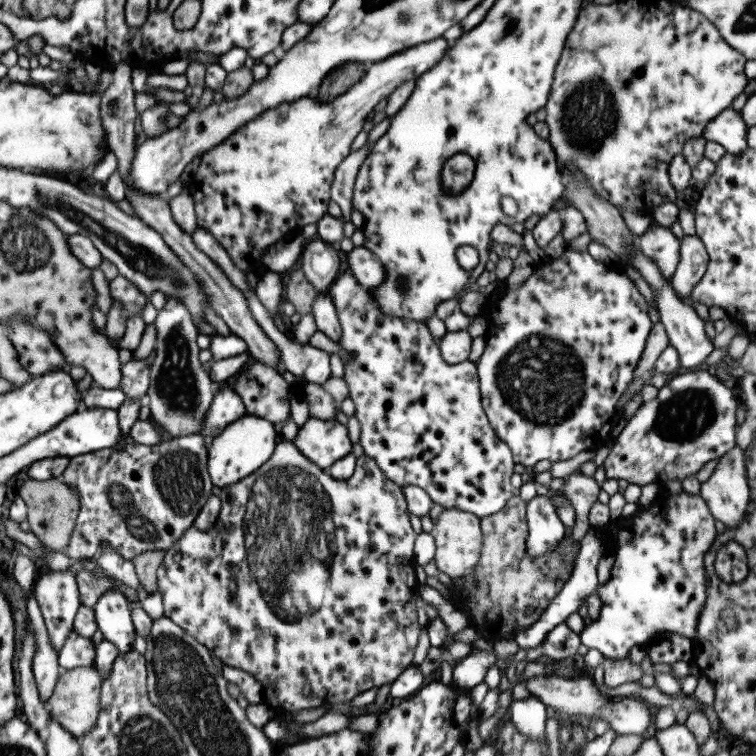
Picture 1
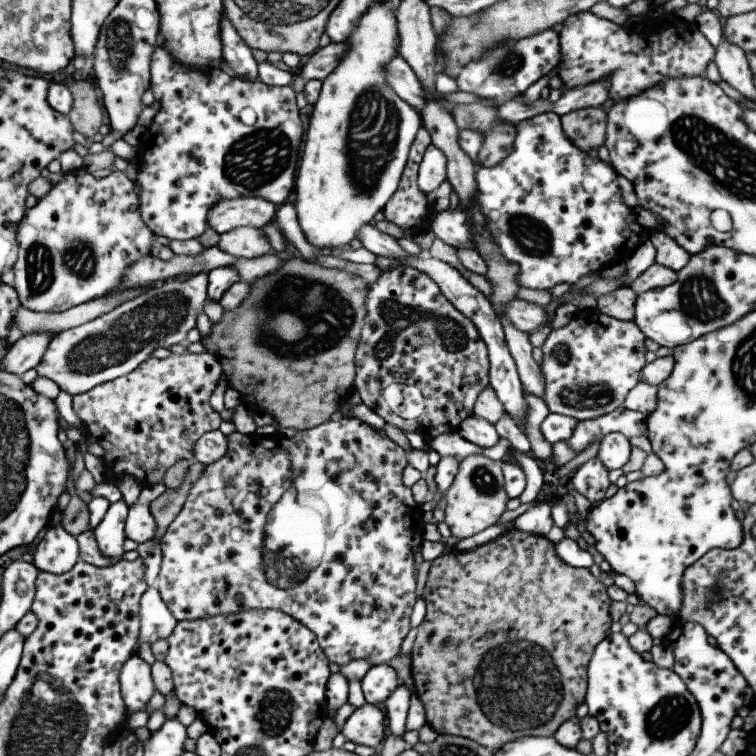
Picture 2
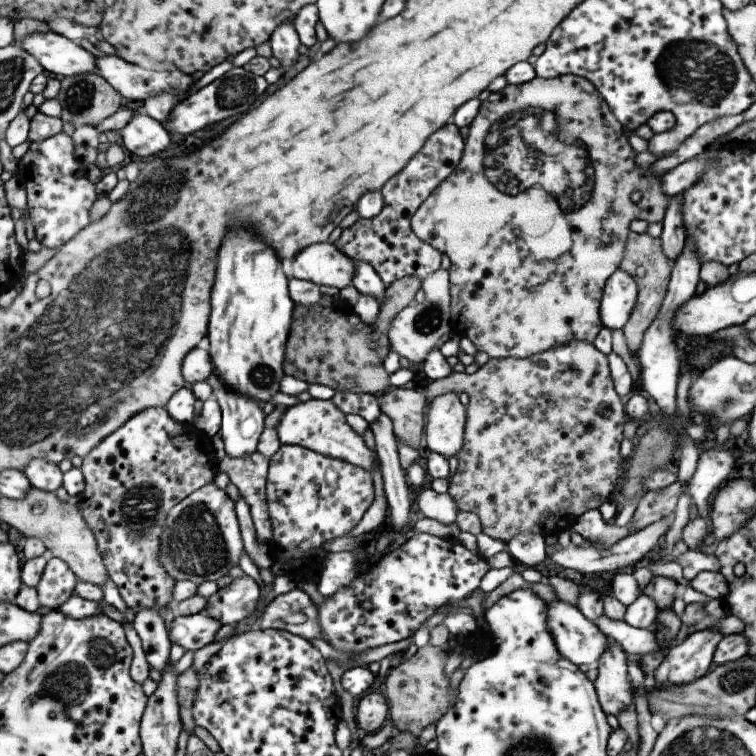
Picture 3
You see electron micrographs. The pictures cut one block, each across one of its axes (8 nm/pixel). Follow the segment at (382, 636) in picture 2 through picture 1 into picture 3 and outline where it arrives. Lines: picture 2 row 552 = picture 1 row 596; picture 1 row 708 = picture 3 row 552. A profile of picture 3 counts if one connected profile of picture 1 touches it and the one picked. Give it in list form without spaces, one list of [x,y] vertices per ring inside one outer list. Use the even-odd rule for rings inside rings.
[[[279,445],[279,449],[268,458],[268,469],[266,472],[266,483],[264,491],[268,508],[269,522],[272,526],[271,543],[272,555],[275,559],[291,560],[297,557],[301,562],[299,566],[290,566],[283,574],[289,576],[295,584],[303,579],[316,582],[319,578],[320,570],[315,570],[313,566],[320,566],[322,560],[312,559],[311,556],[304,557],[304,552],[317,550],[326,540],[347,536],[363,513],[373,502],[373,487],[369,471],[343,462],[339,459],[321,456],[312,450],[297,445]]]

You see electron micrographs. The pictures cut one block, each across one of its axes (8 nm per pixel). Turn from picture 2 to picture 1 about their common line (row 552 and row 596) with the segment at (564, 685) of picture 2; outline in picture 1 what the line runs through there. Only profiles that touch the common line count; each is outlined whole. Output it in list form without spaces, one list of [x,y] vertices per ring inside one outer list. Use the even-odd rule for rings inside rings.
[[[518,496],[508,498],[501,511],[479,519],[482,539],[479,560],[460,579],[453,579],[449,599],[467,614],[468,624],[474,625],[486,641],[510,641],[518,630],[523,630],[539,620],[551,599],[567,582],[574,567],[575,542],[571,533],[559,538],[555,550],[529,558],[525,554],[526,502]]]

